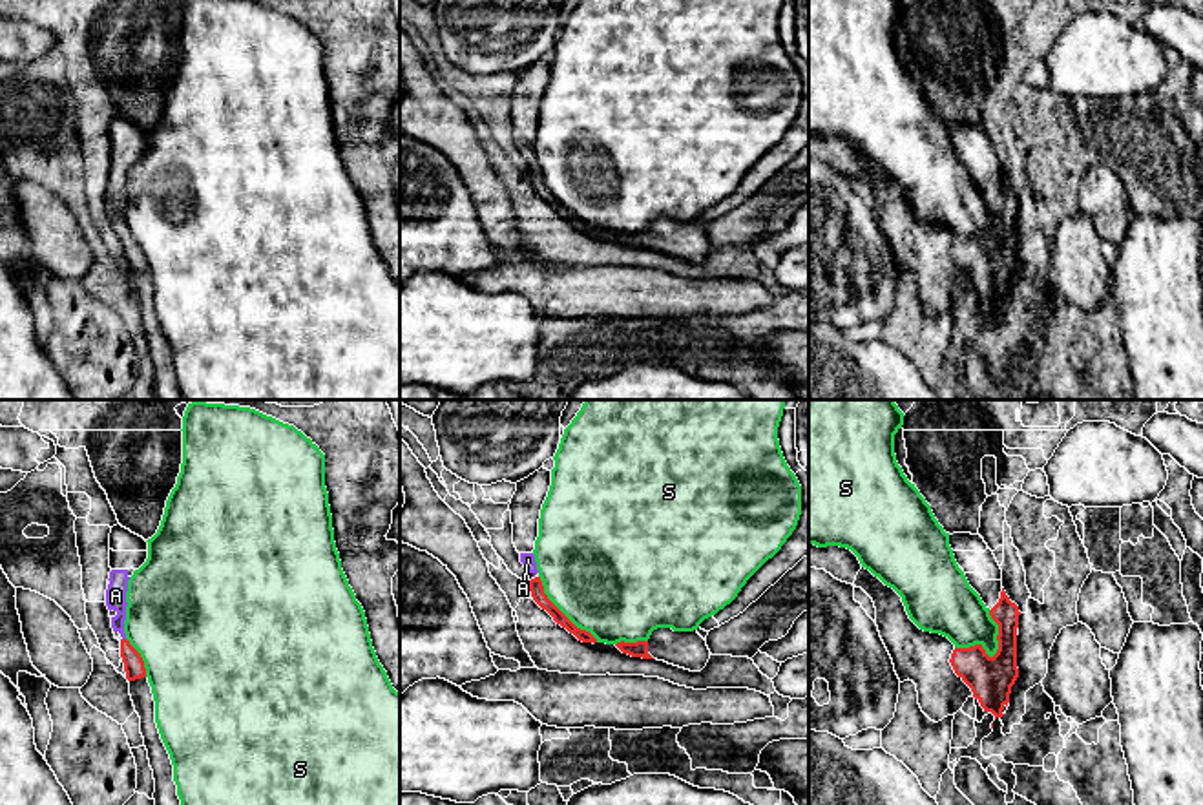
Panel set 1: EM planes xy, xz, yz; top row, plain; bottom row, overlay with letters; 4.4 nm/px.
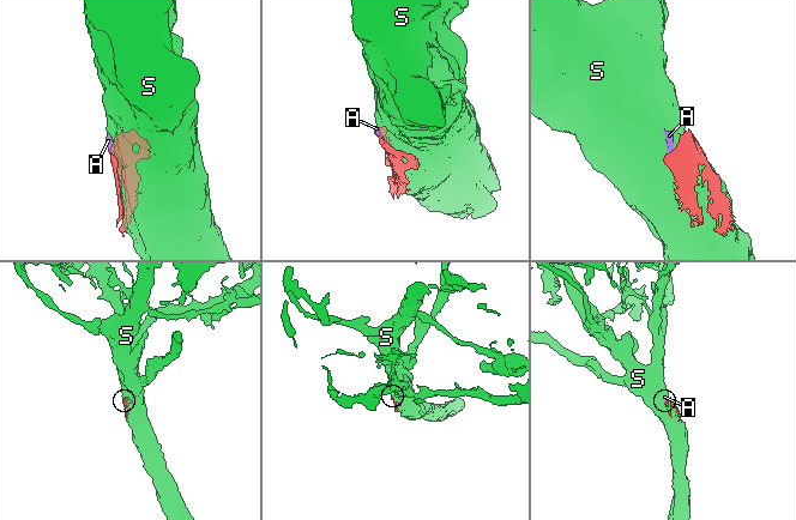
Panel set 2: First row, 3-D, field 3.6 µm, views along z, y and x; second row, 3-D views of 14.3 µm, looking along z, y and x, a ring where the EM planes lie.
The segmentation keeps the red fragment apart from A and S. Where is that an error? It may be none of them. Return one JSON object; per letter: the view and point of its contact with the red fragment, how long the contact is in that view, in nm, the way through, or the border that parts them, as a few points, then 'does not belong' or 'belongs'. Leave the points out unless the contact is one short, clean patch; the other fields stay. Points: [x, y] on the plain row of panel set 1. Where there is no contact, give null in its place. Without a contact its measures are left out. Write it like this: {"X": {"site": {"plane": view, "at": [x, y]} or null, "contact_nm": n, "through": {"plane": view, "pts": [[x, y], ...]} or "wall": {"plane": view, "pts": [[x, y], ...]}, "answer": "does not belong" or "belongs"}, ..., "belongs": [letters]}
{"A": {"site": {"plane": "xy", "at": [123, 230]}, "contact_nm": 30, "answer": "belongs"}, "S": {"site": {"plane": "yz", "at": [997, 243]}, "contact_nm": 240, "answer": "does not belong"}, "belongs": ["A"]}

